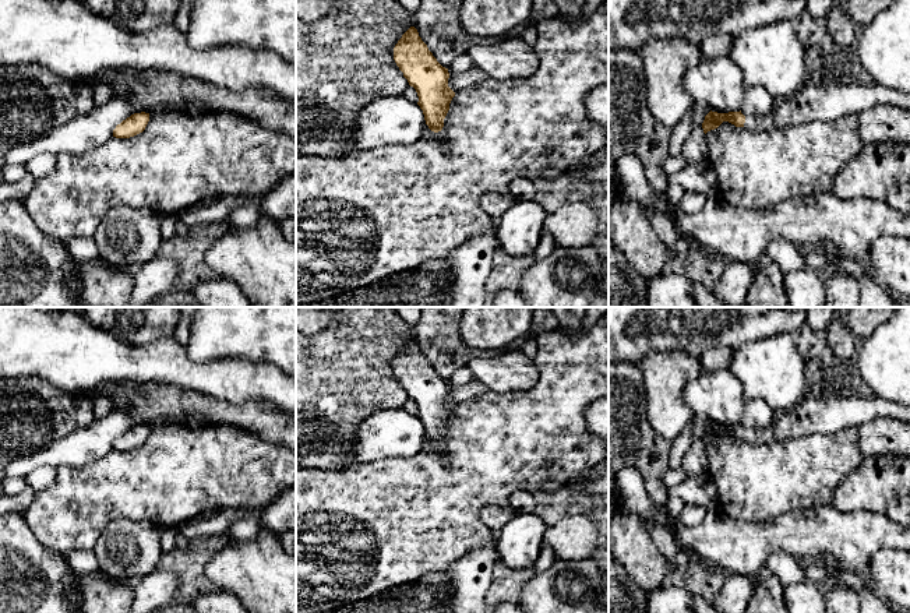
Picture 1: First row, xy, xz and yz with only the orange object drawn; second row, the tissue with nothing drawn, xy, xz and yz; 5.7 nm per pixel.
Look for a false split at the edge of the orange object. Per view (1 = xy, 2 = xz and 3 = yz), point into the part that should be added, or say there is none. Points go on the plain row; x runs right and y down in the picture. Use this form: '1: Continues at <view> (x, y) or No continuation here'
1: No continuation here
2: No continuation here
3: Continues at yz (814, 415)

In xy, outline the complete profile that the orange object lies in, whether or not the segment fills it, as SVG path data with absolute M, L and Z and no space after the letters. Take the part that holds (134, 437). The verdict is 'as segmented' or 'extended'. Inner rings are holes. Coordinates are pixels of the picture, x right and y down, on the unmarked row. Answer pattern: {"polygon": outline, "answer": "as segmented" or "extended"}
{"polygon": "M141 424L134 426L113 443L113 450L116 451L130 451L142 445L149 434L149 426Z", "answer": "as segmented"}

